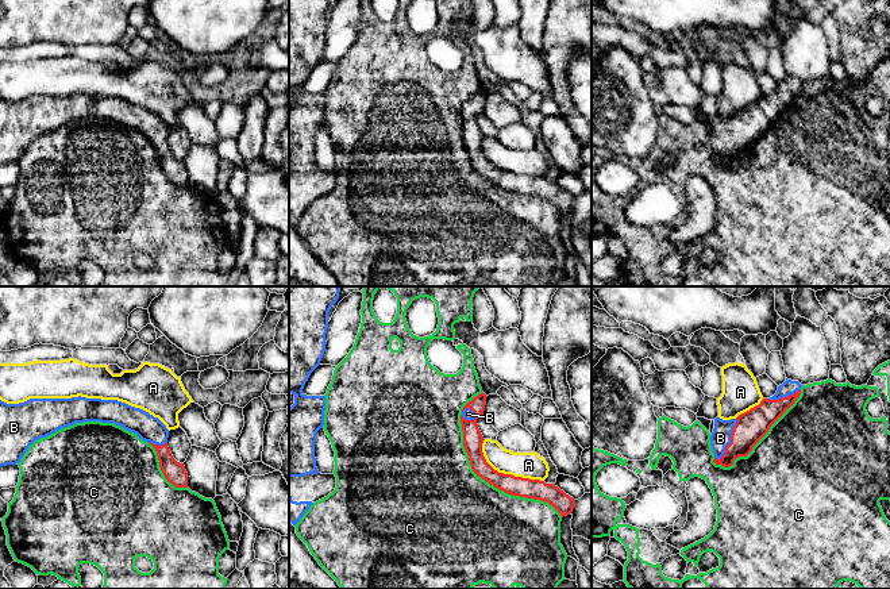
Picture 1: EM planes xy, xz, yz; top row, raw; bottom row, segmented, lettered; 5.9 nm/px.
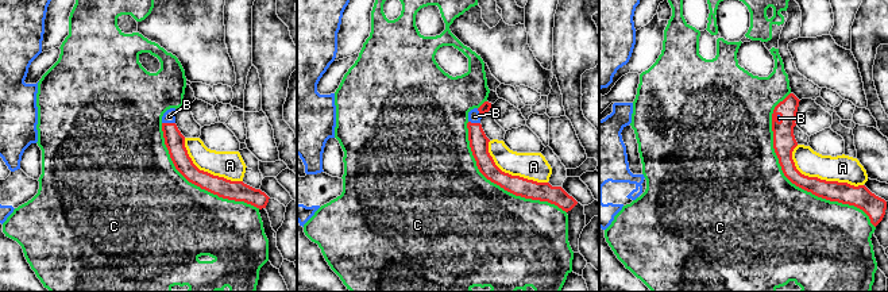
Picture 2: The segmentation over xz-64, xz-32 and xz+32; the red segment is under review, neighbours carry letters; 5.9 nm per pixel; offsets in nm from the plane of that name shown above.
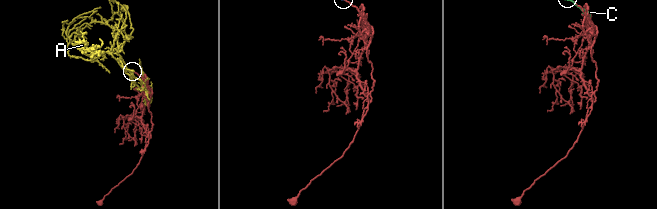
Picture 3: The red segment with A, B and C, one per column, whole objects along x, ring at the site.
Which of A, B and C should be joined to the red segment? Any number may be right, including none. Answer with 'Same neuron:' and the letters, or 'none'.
Same neuron: B

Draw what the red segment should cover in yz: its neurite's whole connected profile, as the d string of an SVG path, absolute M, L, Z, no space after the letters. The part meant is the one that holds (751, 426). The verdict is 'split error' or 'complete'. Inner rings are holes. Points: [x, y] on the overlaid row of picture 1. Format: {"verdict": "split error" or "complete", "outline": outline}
{"verdict": "split error", "outline": "M787 380L778 386L777 393L763 399L759 405L739 415L736 419L714 419L710 444L713 462L724 467L733 465L739 457L747 457L752 447L768 432L770 427L794 404L802 385Z"}

